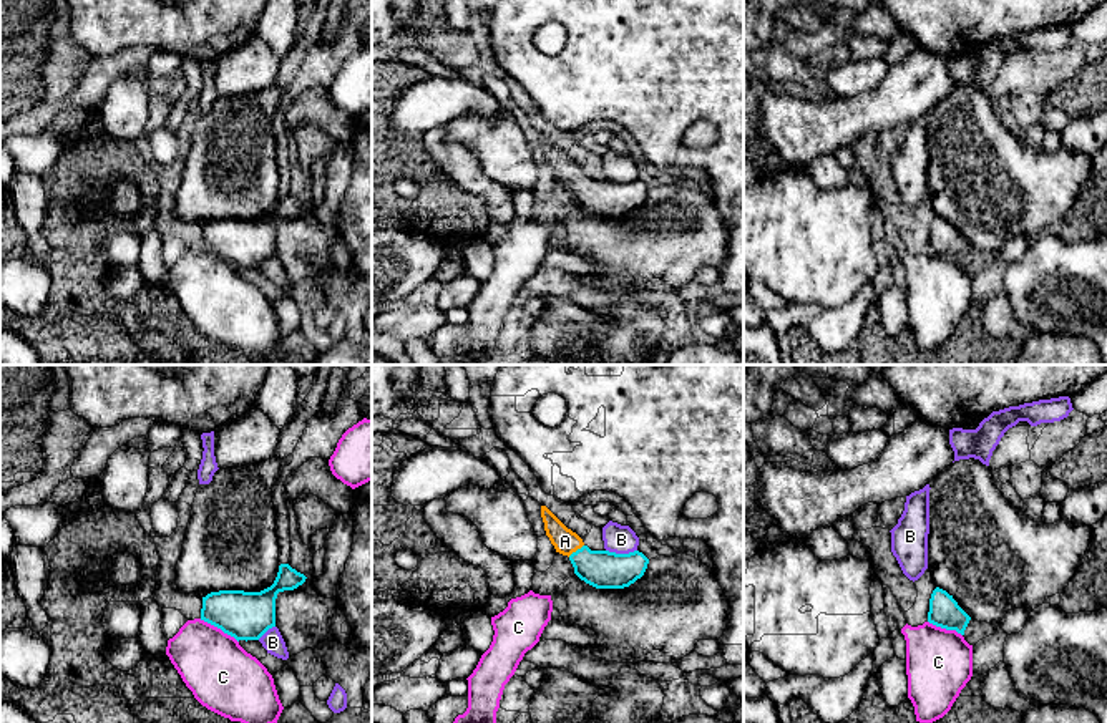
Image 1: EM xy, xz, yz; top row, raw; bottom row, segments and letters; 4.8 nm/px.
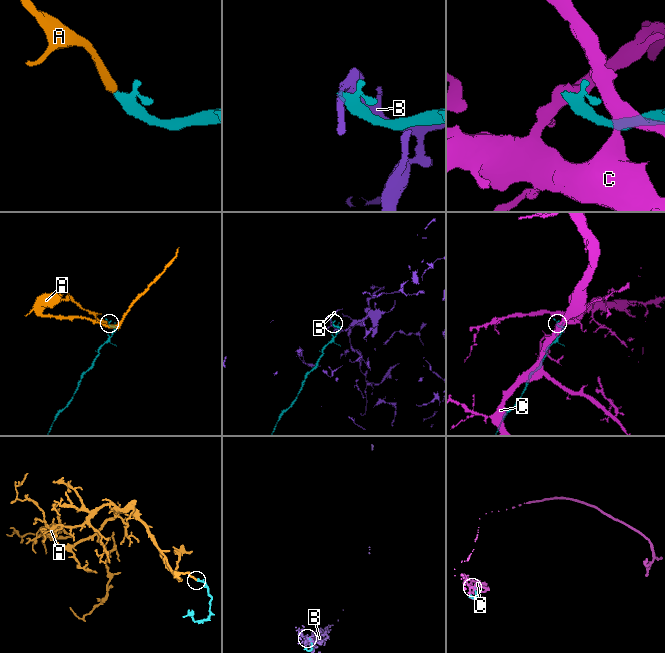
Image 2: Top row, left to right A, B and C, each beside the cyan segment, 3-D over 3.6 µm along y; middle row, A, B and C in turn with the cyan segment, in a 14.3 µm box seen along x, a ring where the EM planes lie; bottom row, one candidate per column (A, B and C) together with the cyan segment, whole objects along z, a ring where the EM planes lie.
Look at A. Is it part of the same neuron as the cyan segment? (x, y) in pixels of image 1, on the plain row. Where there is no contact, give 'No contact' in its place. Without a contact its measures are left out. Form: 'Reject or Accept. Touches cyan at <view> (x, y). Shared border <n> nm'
Accept. Touches cyan at xz (576, 179). Shared border 100 nm

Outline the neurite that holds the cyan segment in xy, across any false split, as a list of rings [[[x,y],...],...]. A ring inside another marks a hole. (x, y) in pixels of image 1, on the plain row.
[[[280,192],[274,212],[261,221],[219,219],[202,226],[201,249],[239,269],[259,269],[276,255],[276,227],[279,221],[294,219],[305,204]]]

